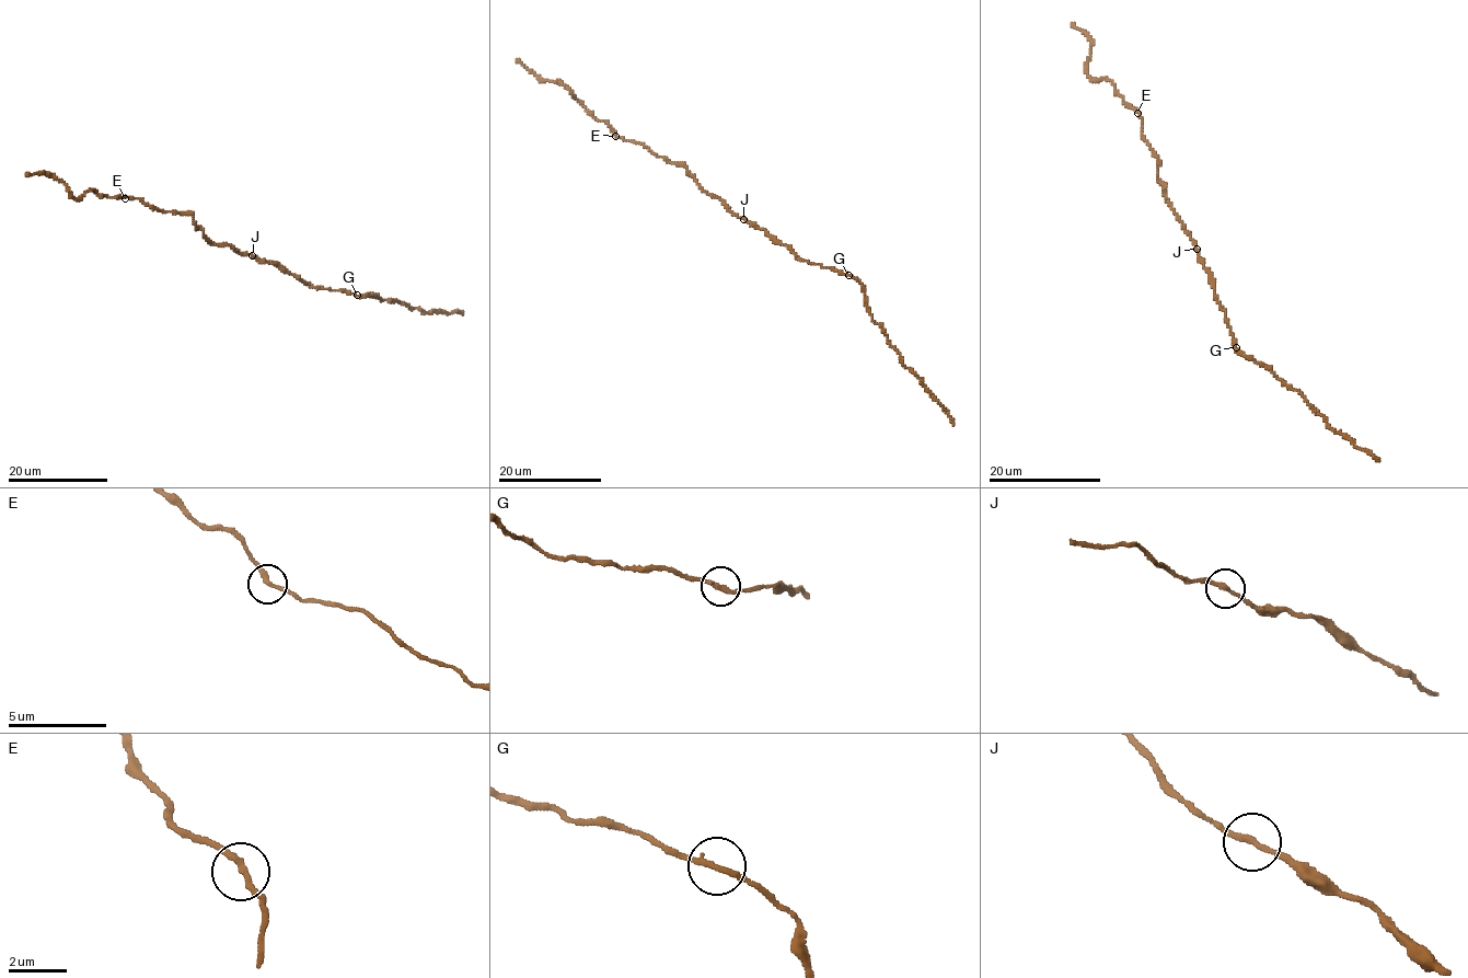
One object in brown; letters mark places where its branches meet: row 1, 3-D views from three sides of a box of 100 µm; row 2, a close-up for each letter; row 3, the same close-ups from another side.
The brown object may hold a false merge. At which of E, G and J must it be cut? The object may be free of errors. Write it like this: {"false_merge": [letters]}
{"false_merge": []}

